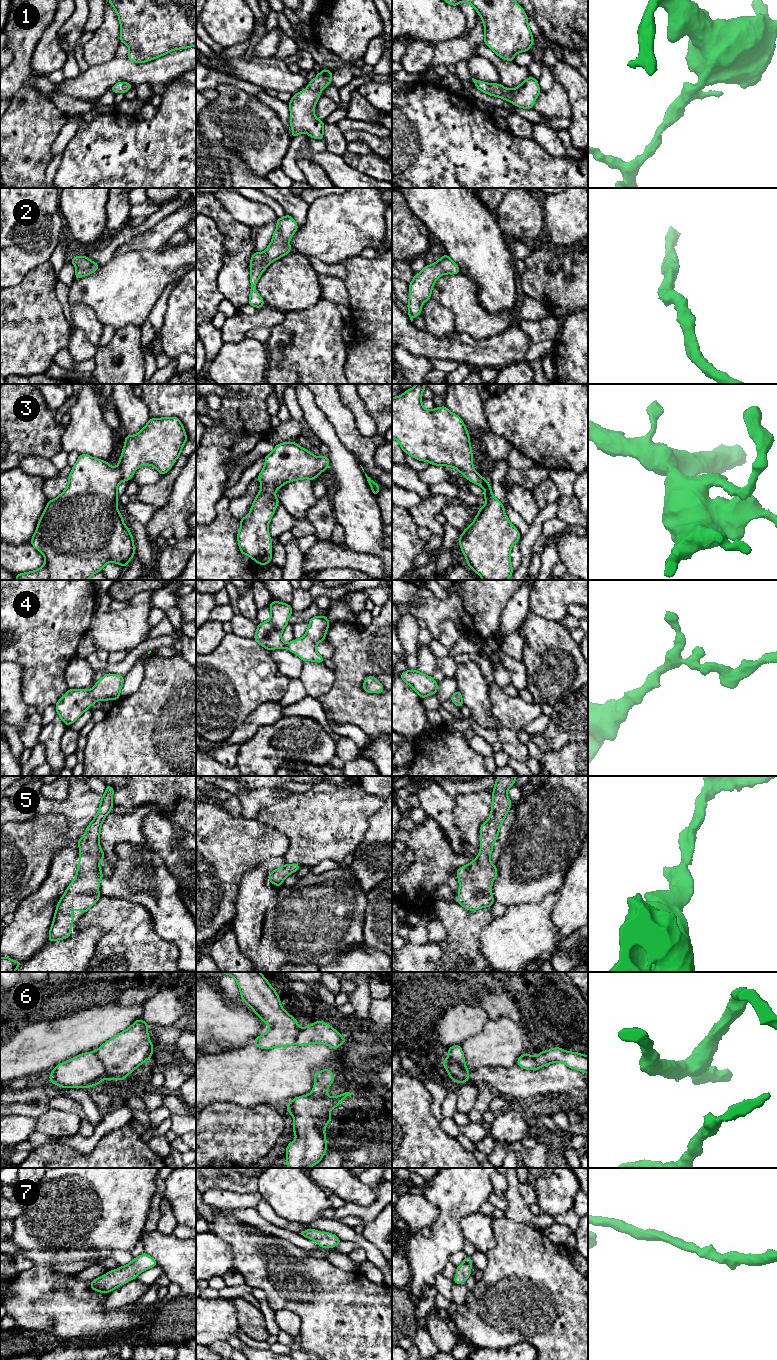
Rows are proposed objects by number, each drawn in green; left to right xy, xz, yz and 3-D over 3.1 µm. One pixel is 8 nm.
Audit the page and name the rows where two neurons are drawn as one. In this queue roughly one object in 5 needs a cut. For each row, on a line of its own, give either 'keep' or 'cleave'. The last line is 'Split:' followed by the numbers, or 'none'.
1: keep
2: keep
3: keep
4: keep
5: keep
6: cleave
7: keep
Split: 6

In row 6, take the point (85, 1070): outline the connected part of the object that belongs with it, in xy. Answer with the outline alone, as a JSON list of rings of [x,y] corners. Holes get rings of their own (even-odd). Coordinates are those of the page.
[[[95,1051],[86,1052],[58,1064],[49,1080],[63,1088],[89,1088],[106,1079],[106,1071]]]

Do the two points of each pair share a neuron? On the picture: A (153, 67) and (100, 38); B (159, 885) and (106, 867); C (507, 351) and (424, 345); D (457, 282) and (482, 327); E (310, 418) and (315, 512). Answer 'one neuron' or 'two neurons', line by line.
A: two neurons
B: two neurons
C: one neuron
D: one neuron
E: two neurons

